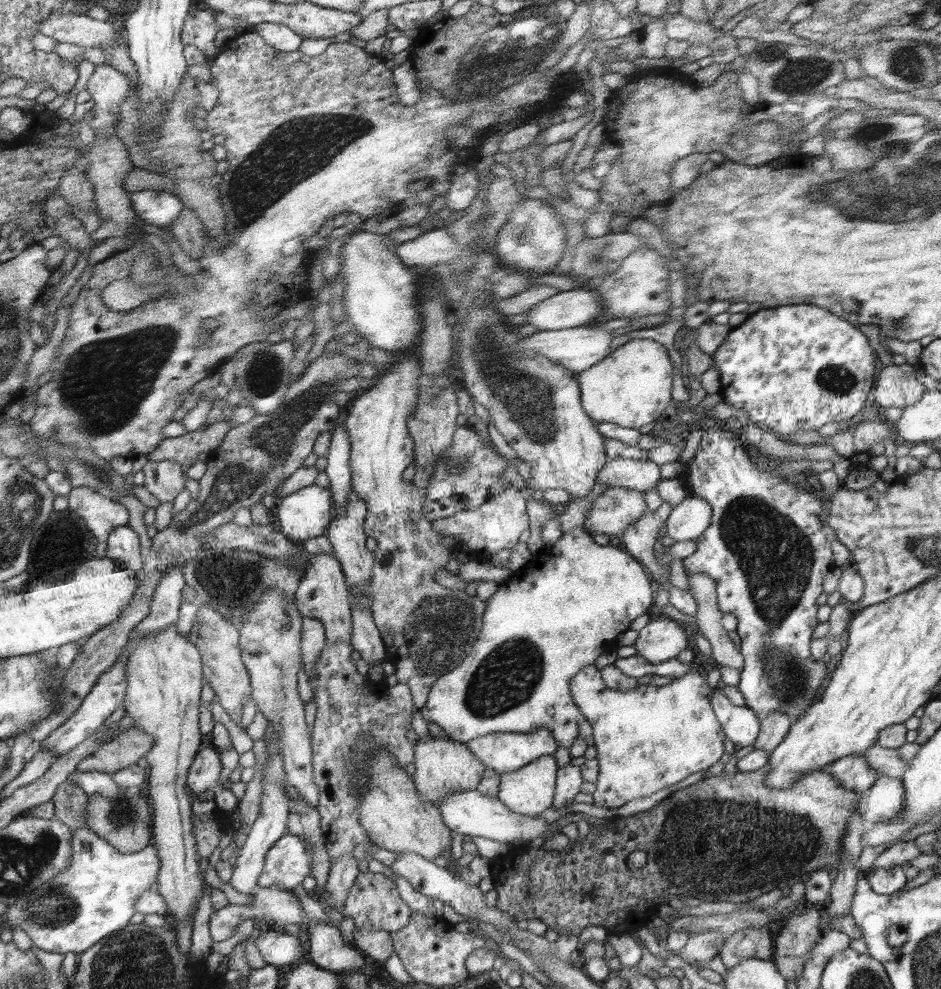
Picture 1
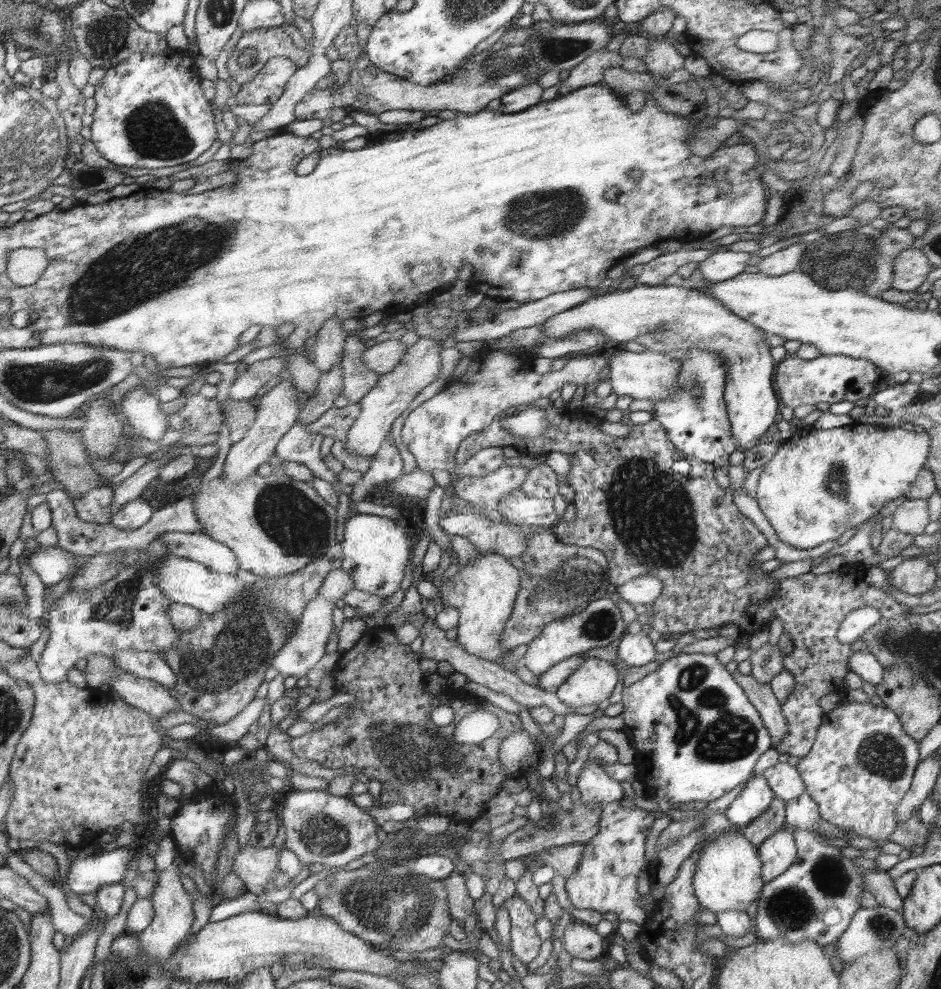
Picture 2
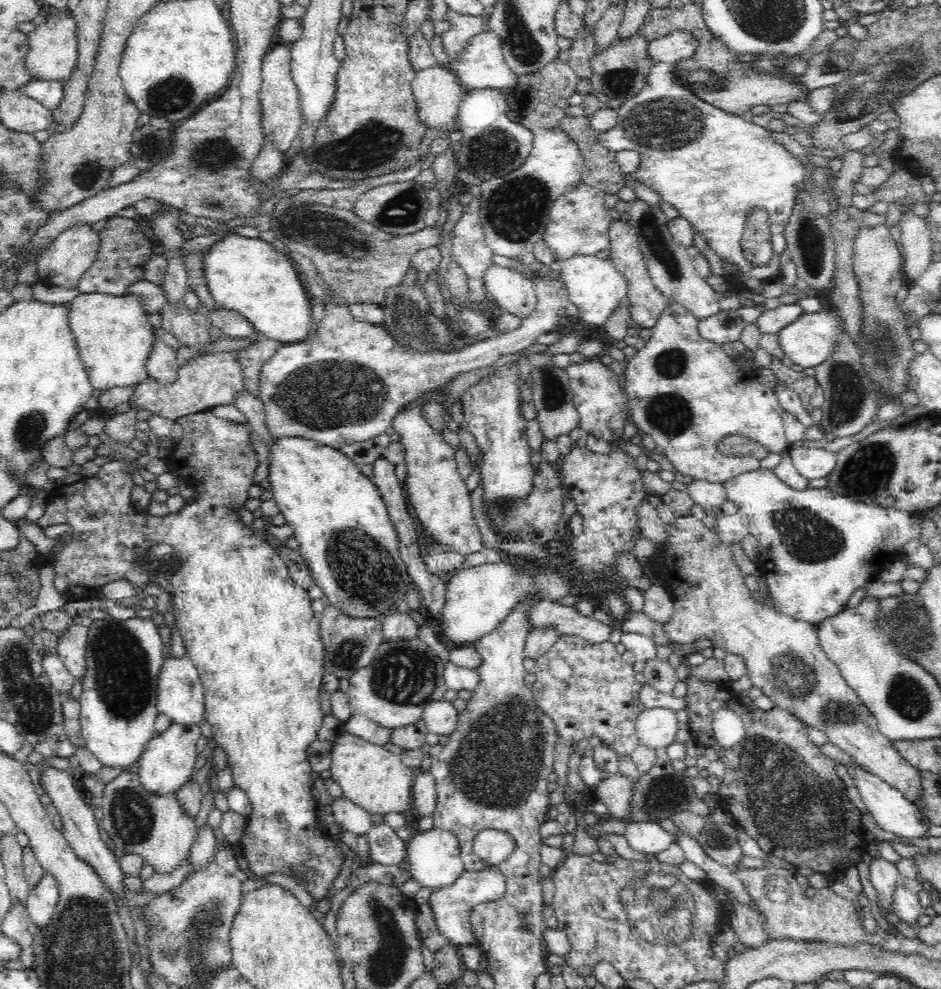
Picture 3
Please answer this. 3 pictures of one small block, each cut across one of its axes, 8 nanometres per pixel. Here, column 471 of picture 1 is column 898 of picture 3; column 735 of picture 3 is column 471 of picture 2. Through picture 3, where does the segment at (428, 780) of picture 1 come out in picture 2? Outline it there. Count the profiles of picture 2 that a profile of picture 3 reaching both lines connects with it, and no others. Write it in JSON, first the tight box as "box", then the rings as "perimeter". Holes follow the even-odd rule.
{"box":[439,551,521,667],"perimeter":[[[478,551],[478,557],[474,561],[462,565],[462,568],[454,576],[446,579],[439,588],[444,606],[452,606],[452,608],[458,608],[459,610],[457,643],[470,654],[498,663],[500,667],[504,667],[502,666],[504,655],[514,650],[506,649],[501,644],[501,636],[505,634],[506,626],[508,626],[509,620],[512,618],[513,608],[516,606],[517,596],[521,592],[521,571],[510,563],[508,557],[502,556],[498,552]]]}

